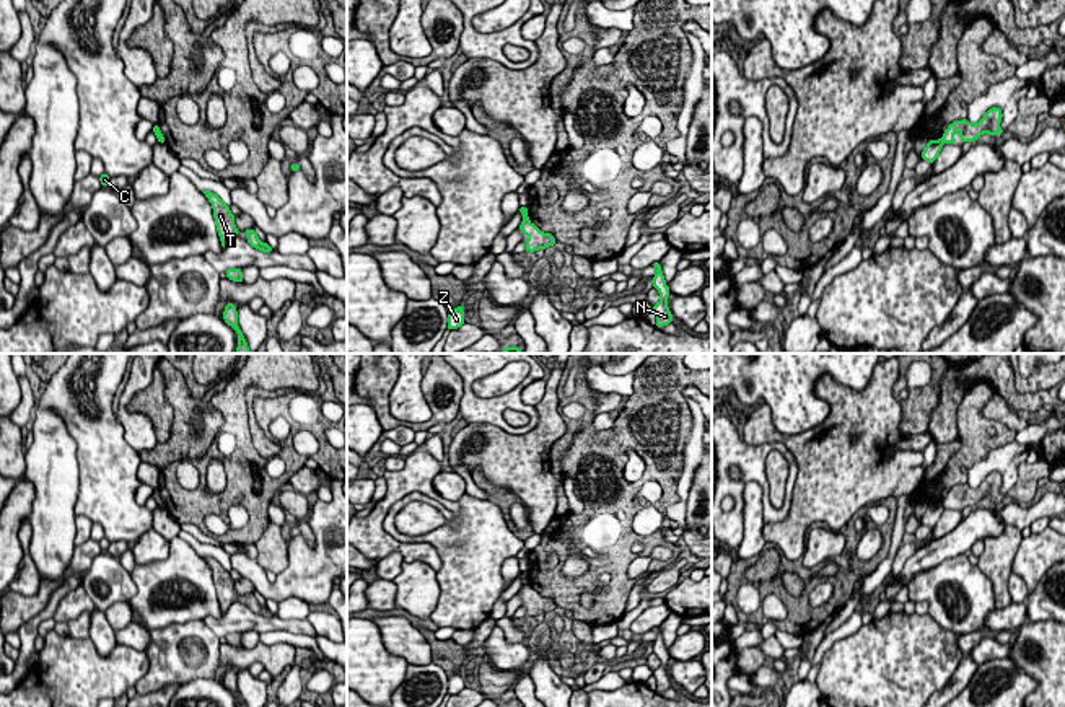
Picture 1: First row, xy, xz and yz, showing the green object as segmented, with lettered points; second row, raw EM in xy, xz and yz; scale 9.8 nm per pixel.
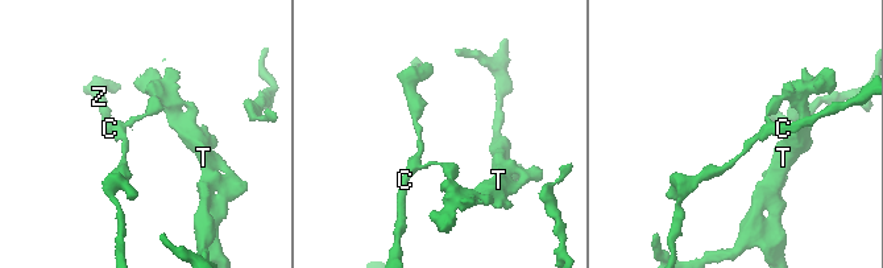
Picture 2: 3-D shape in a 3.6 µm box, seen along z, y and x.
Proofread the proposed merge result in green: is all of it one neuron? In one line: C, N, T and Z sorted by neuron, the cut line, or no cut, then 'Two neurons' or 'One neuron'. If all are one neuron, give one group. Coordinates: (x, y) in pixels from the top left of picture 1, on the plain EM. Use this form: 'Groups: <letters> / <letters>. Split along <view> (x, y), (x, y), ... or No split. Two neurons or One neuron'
Groups: C N Z / T. Split along yz (942, 502), (943, 507). Two neurons

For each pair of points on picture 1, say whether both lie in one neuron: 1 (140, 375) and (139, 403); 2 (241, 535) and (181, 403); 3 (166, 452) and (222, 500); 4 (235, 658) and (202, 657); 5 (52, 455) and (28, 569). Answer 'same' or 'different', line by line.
1: different
2: different
3: different
4: different
5: different

